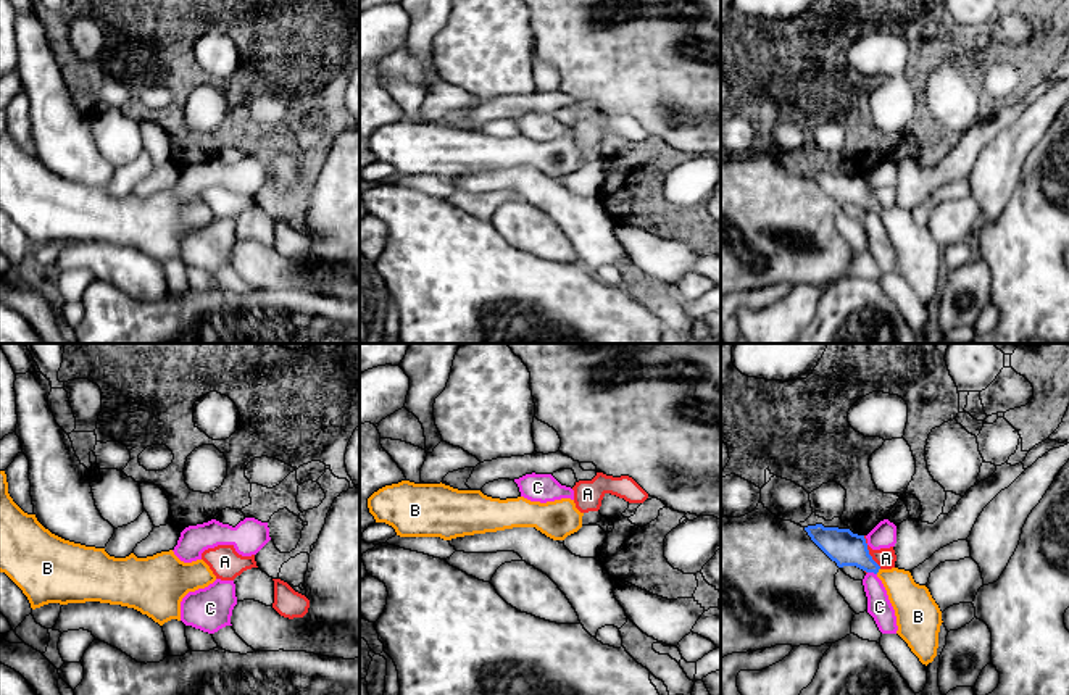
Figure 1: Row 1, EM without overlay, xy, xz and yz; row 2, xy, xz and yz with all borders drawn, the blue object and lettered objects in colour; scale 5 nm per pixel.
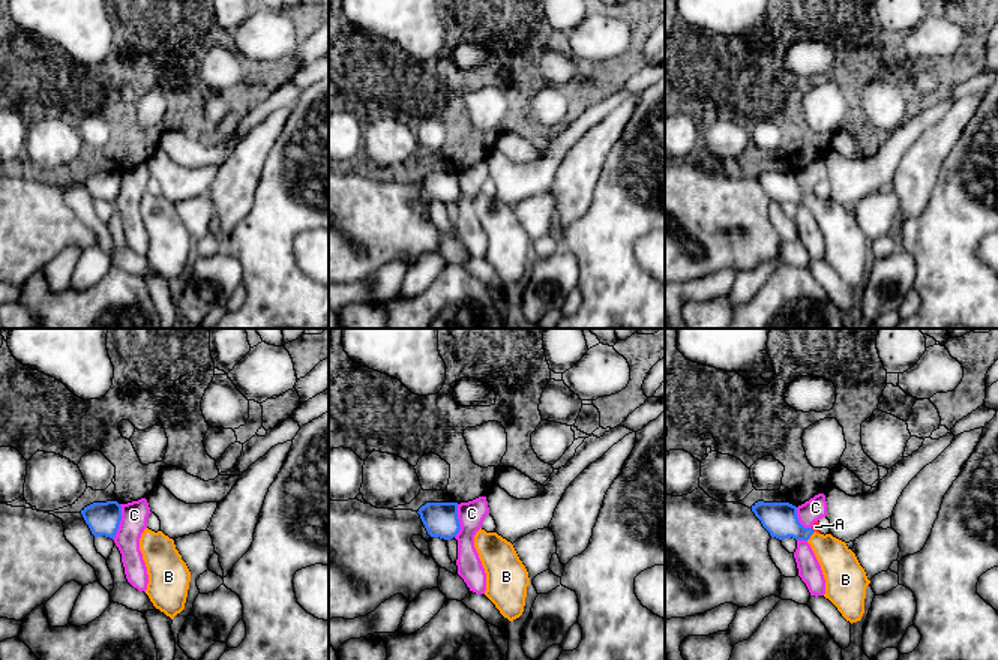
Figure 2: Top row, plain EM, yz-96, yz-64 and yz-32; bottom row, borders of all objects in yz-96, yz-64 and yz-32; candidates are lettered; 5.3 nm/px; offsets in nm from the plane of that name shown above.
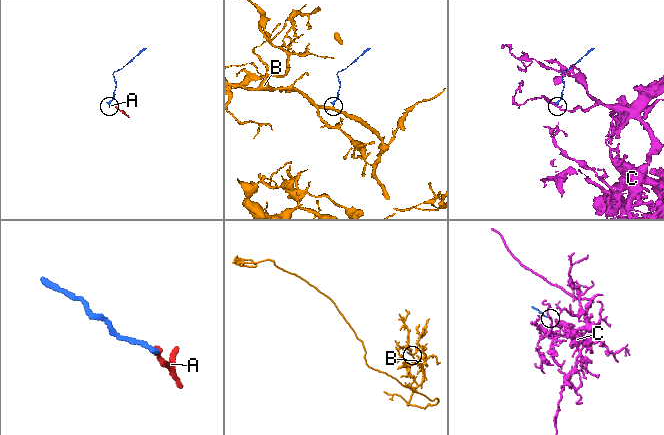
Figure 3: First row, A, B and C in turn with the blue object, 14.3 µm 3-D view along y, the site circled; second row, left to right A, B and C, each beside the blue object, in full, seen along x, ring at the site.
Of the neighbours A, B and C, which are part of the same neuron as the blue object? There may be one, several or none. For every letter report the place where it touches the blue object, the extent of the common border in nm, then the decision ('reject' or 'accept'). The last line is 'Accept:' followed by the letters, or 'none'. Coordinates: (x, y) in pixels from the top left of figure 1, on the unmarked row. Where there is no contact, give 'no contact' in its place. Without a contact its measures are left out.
A: meets blue in yz at (868, 191); contact 190 nm long; reject
B: meets blue in yz at (877, 210); contact 40 nm long; accept
C: meets blue in yz at (873, 210); contact 50 nm long; reject
Accept: B

